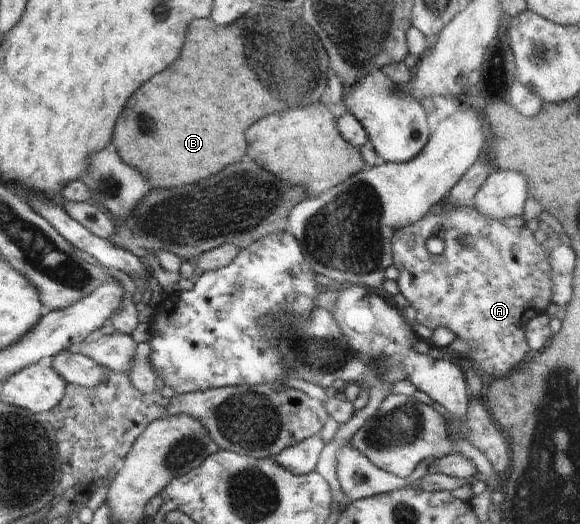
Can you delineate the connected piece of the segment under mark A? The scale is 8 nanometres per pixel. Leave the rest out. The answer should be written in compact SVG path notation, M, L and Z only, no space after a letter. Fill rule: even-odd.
M445 200L440 204L435 205L428 214L426 214L421 220L415 221L413 224L407 225L404 228L399 228L394 232L391 239L391 250L393 251L393 265L396 266L398 271L400 271L400 276L397 279L397 284L399 287L399 292L406 297L410 306L416 309L415 320L420 323L420 325L425 325L432 330L438 329L439 327L448 327L455 334L456 337L462 341L477 341L482 343L480 349L472 351L471 353L462 353L462 356L469 358L472 363L474 363L475 368L479 373L489 373L490 375L495 375L500 377L512 368L520 365L524 359L526 359L526 354L529 351L529 345L526 341L525 331L526 322L530 321L533 317L545 314L546 306L550 304L552 295L552 284L551 284L551 265L550 265L550 252L544 251L542 243L539 243L533 235L532 225L526 225L526 221L521 215L514 215L513 217L505 217L504 219L495 219L488 216L483 216L476 208L473 206L462 206L459 208L453 208L450 212L445 209ZM442 233L442 239L444 239L444 251L440 255L434 255L426 248L426 241L430 237L434 237ZM462 235L469 235L472 241L471 247L466 247L458 241Z

